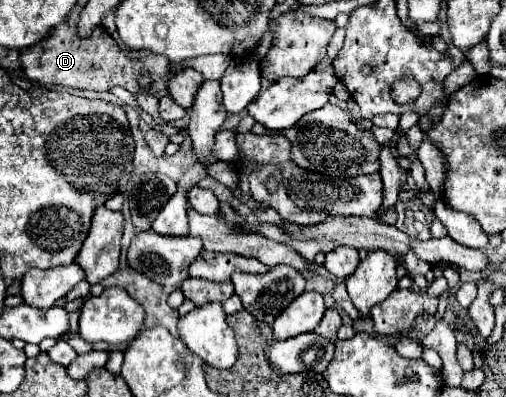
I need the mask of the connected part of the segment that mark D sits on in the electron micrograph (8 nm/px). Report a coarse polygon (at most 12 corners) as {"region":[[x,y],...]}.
{"region":[[74,21],[20,51],[40,85],[142,91],[138,77],[170,77],[164,55],[132,57]]}

